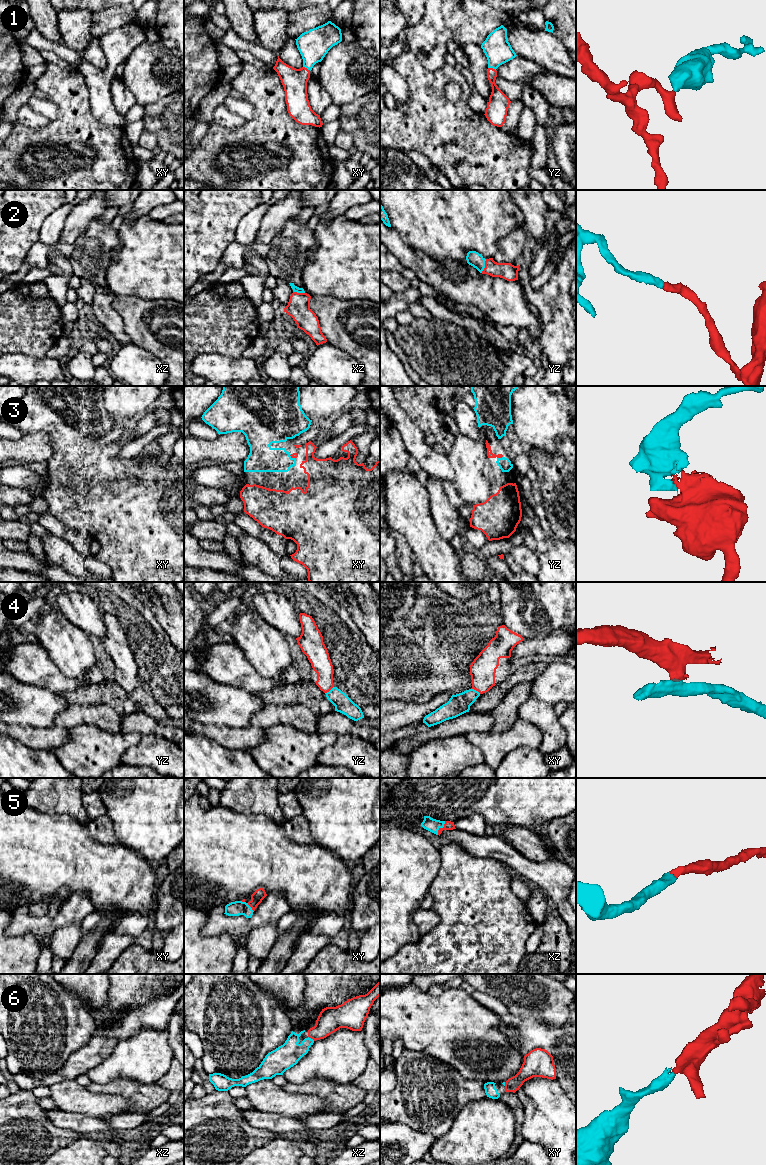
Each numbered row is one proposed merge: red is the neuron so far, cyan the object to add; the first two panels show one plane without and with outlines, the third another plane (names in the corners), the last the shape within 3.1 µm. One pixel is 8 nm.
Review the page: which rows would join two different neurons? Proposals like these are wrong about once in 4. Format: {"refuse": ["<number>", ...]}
{"refuse": ["4"]}

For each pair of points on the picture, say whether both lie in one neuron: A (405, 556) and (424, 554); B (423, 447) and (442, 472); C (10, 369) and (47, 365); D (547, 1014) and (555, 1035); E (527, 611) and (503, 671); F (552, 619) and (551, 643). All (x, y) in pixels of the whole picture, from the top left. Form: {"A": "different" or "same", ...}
{"A": "different", "B": "same", "C": "same", "D": "different", "E": "different", "F": "different"}

